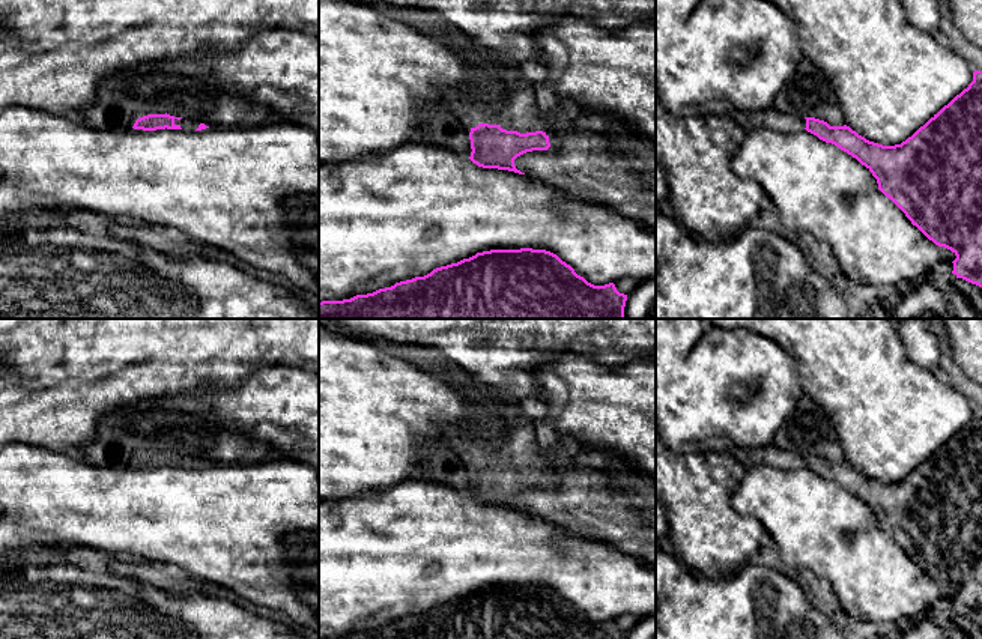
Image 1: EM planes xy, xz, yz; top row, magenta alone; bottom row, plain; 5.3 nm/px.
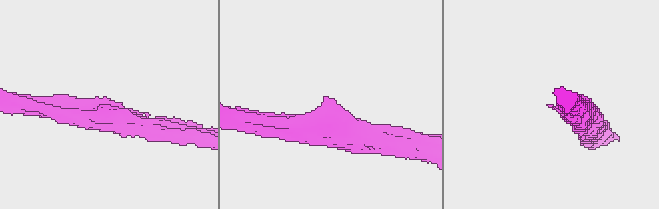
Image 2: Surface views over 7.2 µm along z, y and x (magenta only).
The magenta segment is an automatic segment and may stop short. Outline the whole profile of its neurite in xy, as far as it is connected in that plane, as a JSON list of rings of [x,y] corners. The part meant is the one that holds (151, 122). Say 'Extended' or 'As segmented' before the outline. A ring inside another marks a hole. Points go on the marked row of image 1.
Extended. [[[147,114],[135,120],[134,129],[156,131],[156,129],[183,129],[183,131],[202,131],[209,126],[205,123],[191,122],[185,117],[174,117],[170,114]]]

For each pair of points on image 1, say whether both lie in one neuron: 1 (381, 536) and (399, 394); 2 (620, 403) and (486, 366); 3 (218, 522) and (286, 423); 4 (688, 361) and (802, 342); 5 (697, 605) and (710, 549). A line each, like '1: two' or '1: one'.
1: two
2: two
3: two
4: two
5: two

